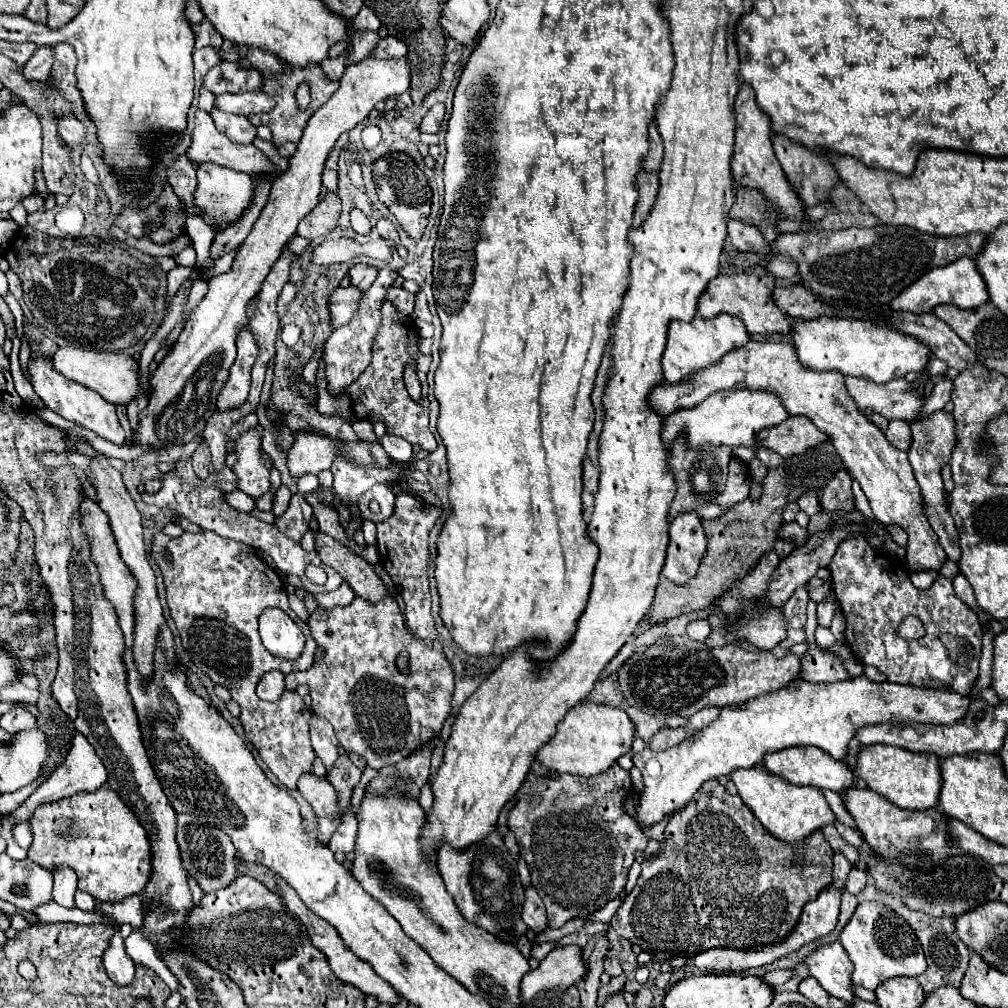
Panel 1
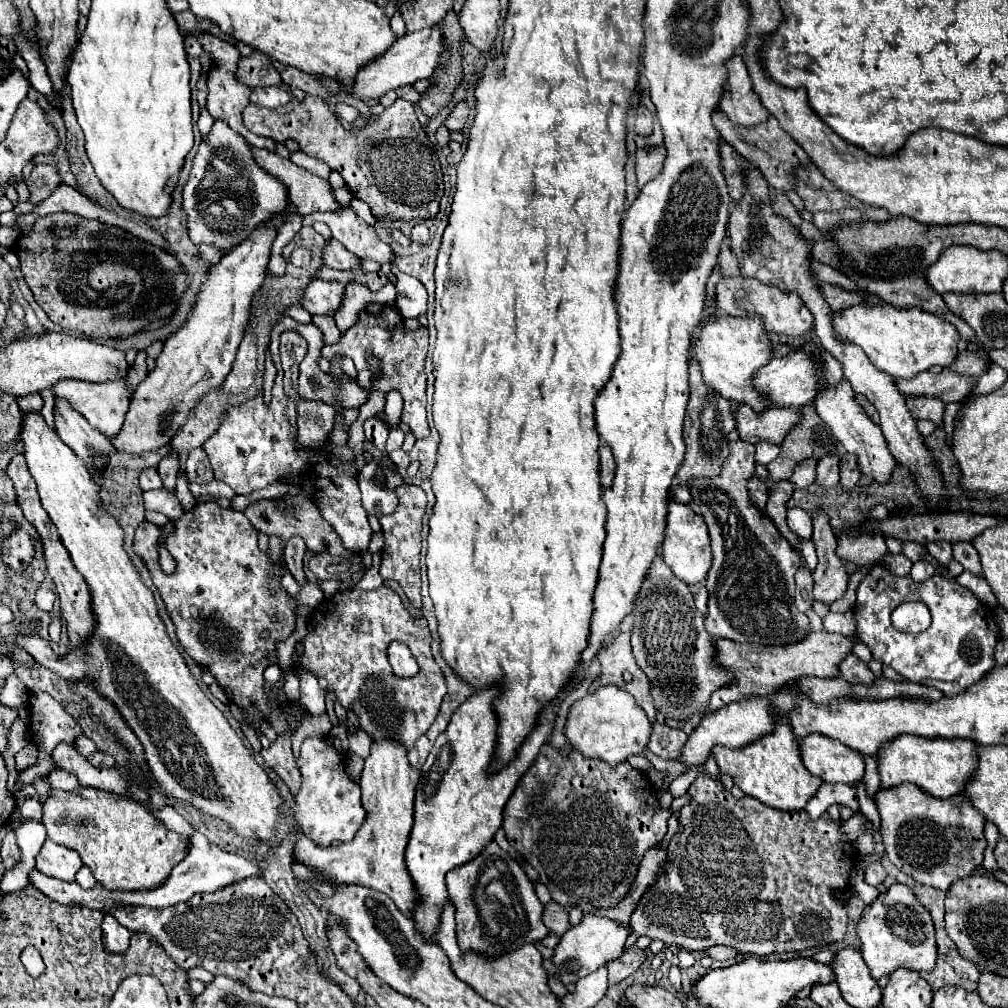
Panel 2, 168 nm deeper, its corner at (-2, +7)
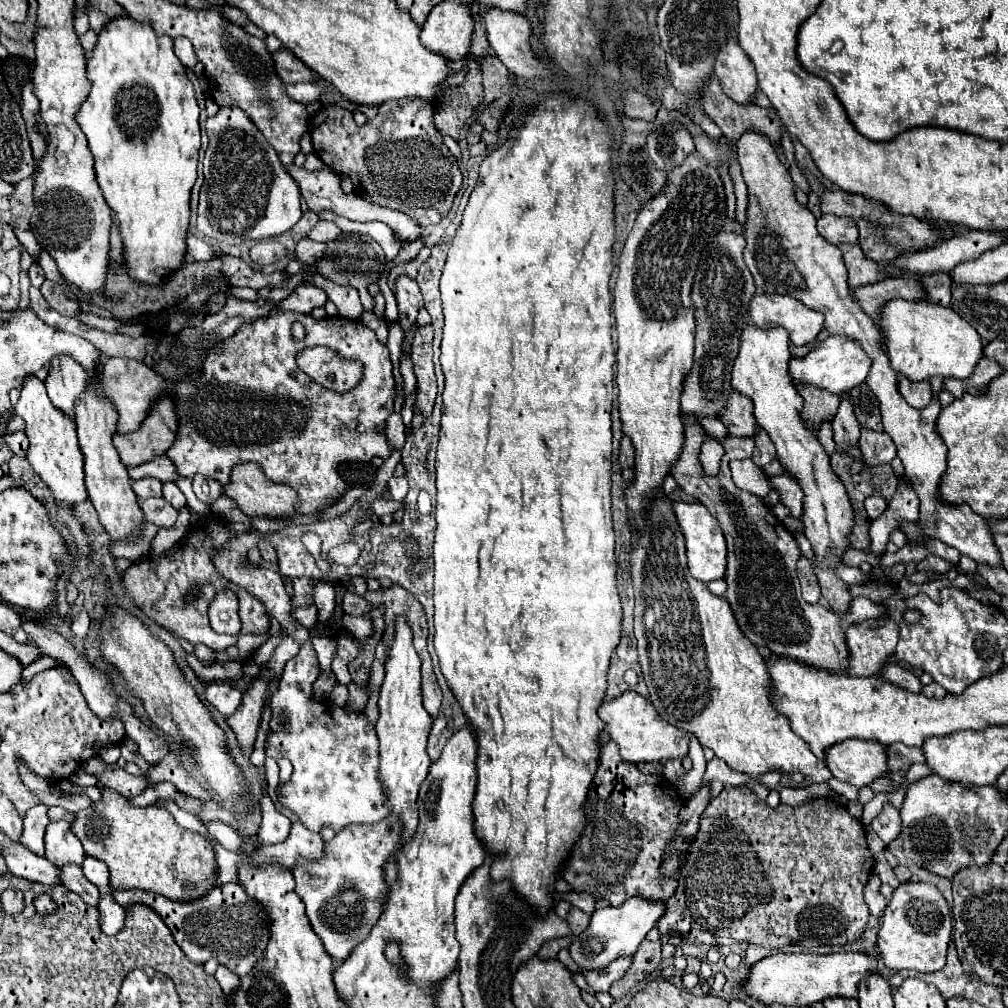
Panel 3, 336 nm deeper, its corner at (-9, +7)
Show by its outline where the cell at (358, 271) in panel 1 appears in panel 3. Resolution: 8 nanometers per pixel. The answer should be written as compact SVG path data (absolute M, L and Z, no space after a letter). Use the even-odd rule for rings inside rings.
M302 238L296 246L296 256L304 264L316 264L318 260L326 258L326 244L314 242L310 238Z

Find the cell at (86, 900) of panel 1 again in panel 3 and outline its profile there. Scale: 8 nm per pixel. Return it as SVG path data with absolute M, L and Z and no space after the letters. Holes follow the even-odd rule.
M86 856L84 864L82 864L84 876L92 882L98 884L98 888L102 888L102 896L110 894L110 884L108 884L108 868L106 864L102 864L100 860Z

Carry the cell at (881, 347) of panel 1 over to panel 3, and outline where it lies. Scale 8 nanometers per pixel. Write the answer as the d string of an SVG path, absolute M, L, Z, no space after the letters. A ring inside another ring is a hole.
M890 300L880 308L876 326L882 332L890 366L912 382L930 380L936 374L964 380L982 358L982 340L978 332L952 308L940 304Z

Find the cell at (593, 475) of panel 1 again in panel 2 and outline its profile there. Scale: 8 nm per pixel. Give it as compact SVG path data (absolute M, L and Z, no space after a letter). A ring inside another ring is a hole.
M601 444L599 448L599 456L601 456L601 486L607 488L613 482L613 474L615 474L615 458L613 452L607 448L607 444Z

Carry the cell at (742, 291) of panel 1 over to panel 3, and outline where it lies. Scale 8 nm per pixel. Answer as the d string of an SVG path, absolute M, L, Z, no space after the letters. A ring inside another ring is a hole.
M754 294L748 304L750 320L758 328L782 326L788 330L790 340L796 346L812 342L824 326L822 314L806 308L800 300L780 294Z

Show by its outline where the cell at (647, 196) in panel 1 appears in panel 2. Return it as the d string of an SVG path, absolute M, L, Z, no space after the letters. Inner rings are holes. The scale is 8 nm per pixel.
M651 146L651 148L639 148L635 158L635 170L637 170L637 184L639 188L651 182L663 168L665 160L665 148L663 146Z

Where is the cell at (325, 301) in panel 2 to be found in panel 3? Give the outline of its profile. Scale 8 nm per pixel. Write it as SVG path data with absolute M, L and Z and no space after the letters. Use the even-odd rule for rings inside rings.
M302 286L296 288L286 300L280 302L280 310L294 310L294 312L302 312L302 314L310 314L314 308L320 308L328 302L328 294L318 288L318 286Z

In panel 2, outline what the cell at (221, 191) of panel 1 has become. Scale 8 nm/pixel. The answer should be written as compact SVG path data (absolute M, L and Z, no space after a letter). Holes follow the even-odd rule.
M215 120L199 146L191 178L183 190L183 210L187 212L191 242L215 246L225 254L247 240L259 224L283 214L287 206L285 184L255 162L253 150L243 136L231 130L229 124L223 124L223 120Z

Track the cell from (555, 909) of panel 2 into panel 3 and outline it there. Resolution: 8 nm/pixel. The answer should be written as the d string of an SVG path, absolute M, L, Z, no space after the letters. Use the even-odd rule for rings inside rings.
M572 908L572 910L568 912L568 916L566 916L566 922L568 922L572 934L578 936L578 934L582 934L582 932L586 930L586 924L590 922L590 916L584 914L584 912L578 910L578 908Z

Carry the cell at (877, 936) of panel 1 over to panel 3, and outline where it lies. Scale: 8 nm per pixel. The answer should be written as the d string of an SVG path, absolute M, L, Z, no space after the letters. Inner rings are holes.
M906 882L894 890L894 898L882 914L876 944L888 970L938 972L946 964L946 948L950 942L950 934L952 916L938 888L928 882Z

